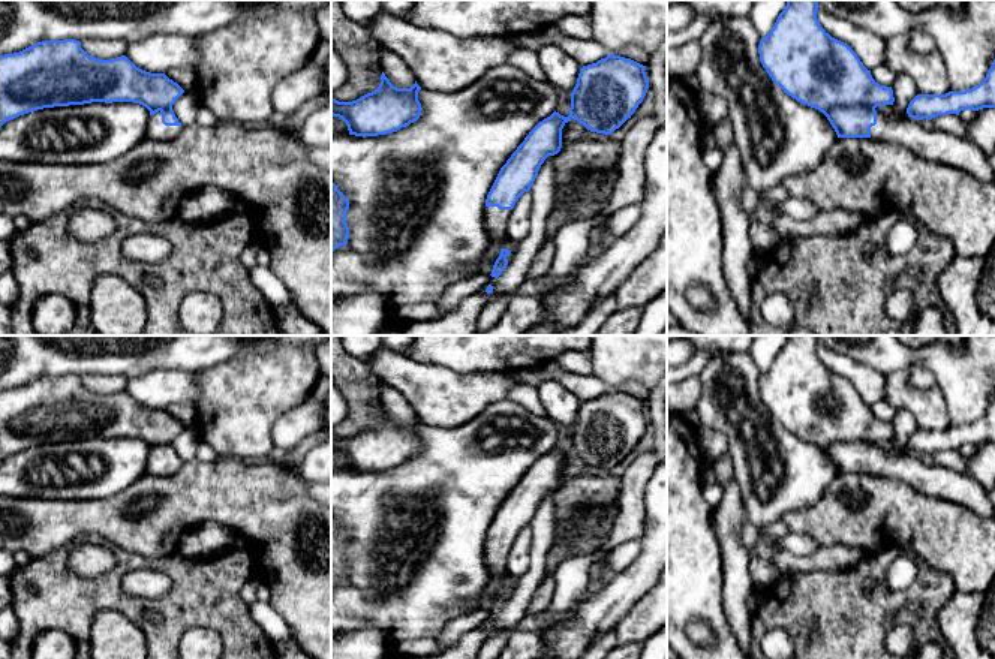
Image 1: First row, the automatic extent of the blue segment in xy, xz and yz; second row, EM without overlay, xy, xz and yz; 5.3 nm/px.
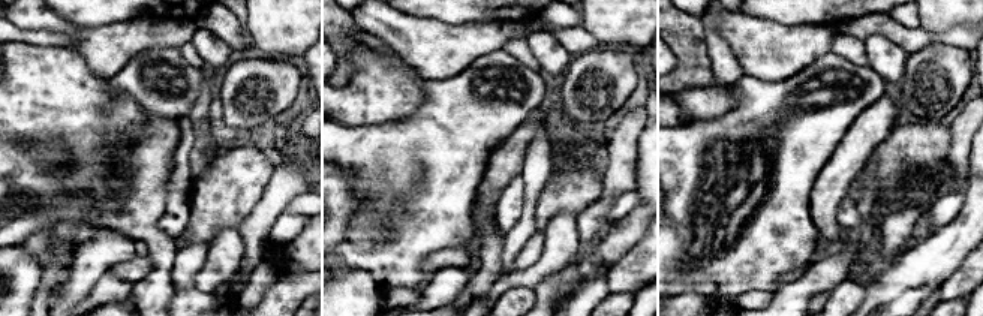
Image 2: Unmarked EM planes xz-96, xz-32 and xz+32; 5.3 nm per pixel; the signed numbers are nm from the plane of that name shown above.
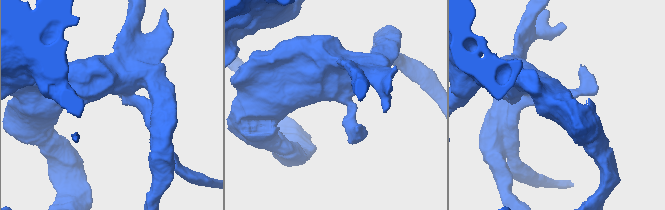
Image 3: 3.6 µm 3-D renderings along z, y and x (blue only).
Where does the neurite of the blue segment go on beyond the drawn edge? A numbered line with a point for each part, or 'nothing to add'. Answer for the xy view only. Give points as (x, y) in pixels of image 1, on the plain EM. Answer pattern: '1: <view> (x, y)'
1: xy (156, 465)

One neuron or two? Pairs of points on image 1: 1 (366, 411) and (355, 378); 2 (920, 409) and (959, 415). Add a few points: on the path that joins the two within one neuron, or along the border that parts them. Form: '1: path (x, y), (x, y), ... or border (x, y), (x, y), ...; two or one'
1: path (363, 403), (358, 385); one
2: border (935, 384), (950, 426); two

